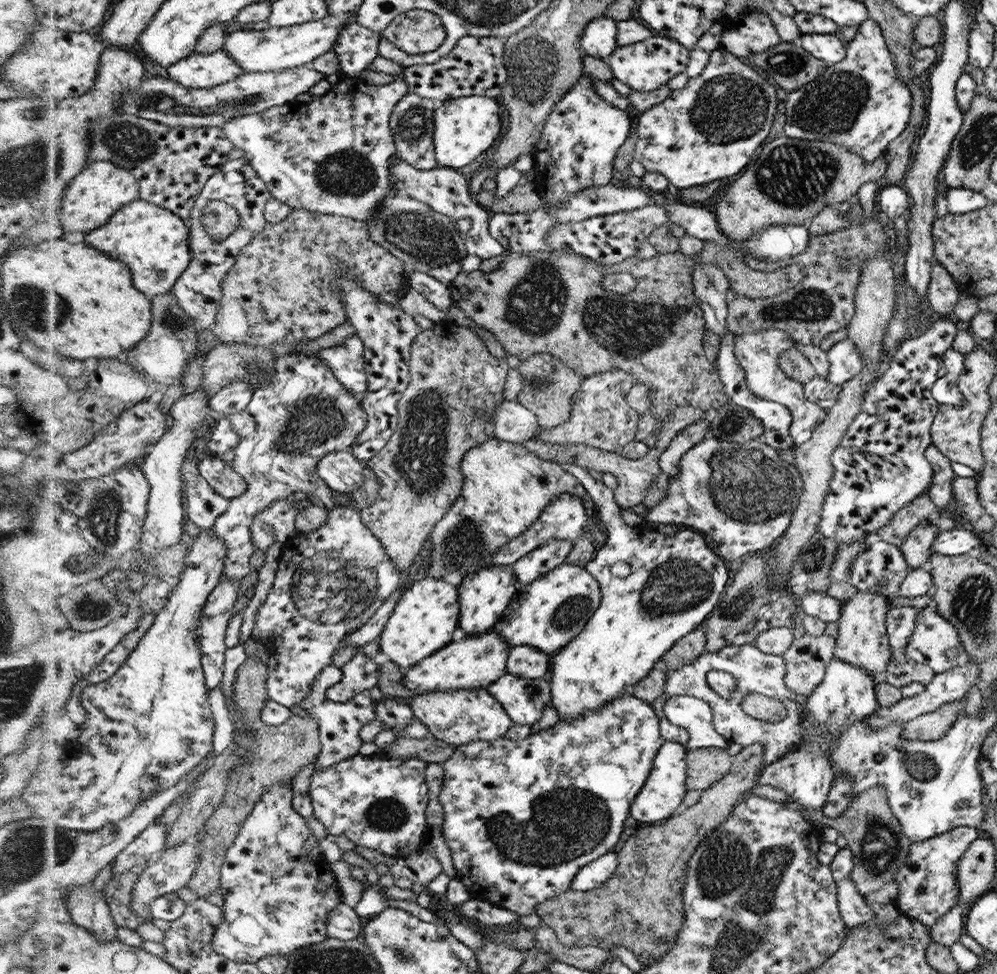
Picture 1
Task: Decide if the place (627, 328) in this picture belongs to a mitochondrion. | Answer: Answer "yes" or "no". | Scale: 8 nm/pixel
yes

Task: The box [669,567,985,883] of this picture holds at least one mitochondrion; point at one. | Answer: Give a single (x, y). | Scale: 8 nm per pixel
(881, 847)

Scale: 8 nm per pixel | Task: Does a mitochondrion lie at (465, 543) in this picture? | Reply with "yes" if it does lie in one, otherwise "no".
yes

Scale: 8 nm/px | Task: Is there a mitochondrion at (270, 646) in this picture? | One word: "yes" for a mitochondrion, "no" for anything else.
no

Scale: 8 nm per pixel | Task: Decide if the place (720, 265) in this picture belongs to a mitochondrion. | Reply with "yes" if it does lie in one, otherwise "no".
no

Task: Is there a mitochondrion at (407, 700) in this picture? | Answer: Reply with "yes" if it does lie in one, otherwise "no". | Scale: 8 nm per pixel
no

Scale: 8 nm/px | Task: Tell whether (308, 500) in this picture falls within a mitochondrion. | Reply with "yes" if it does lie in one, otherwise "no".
no

